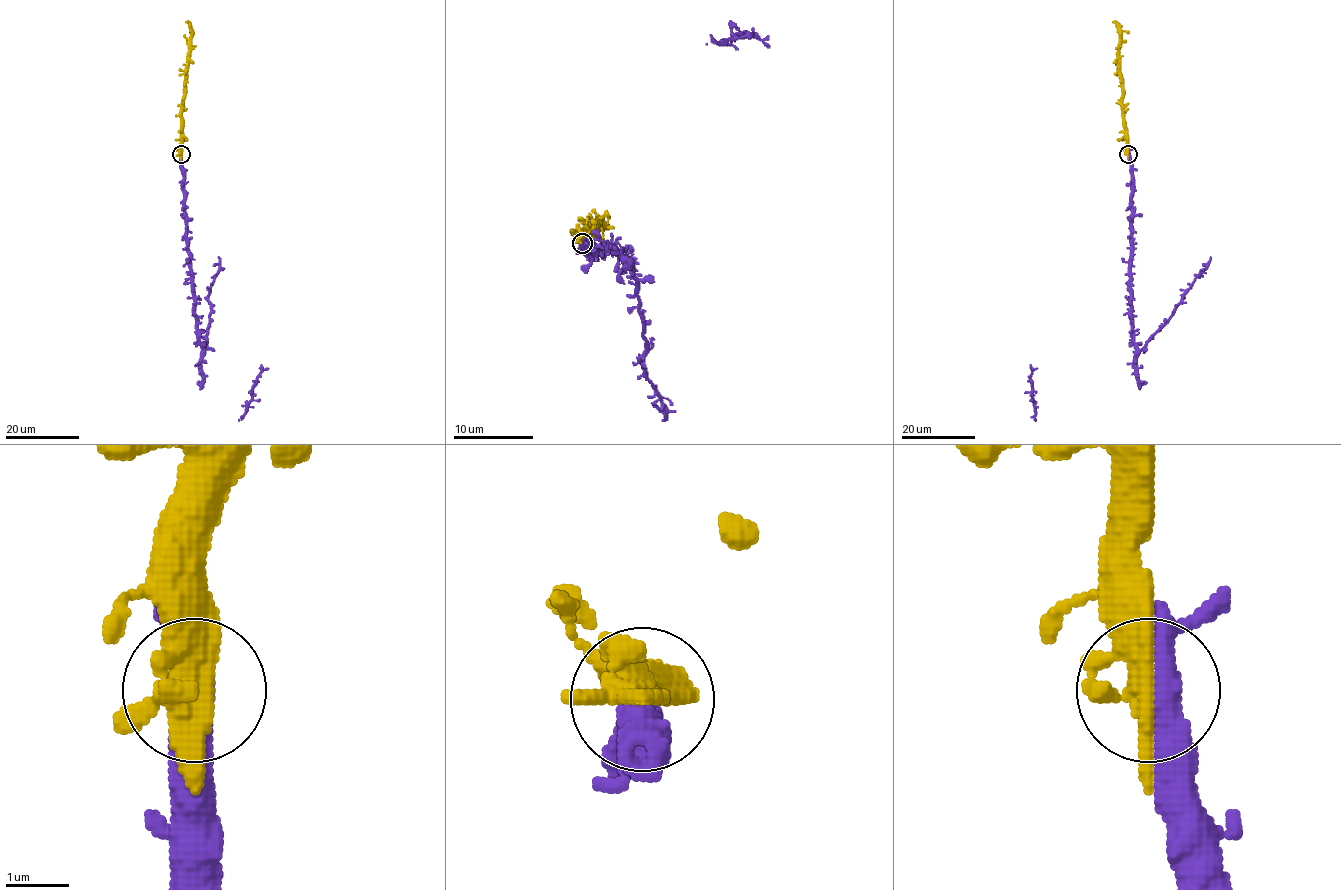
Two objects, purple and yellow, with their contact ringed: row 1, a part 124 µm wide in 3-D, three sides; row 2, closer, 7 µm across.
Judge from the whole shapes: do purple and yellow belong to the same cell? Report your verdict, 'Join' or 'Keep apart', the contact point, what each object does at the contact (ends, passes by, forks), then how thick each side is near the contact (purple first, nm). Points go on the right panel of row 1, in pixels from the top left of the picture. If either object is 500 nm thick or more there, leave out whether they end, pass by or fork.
Join. Place: (1128, 154). At the ring purple forks. At the ring yellow forks. Thickness 360 nm (purple) against 380 nm

